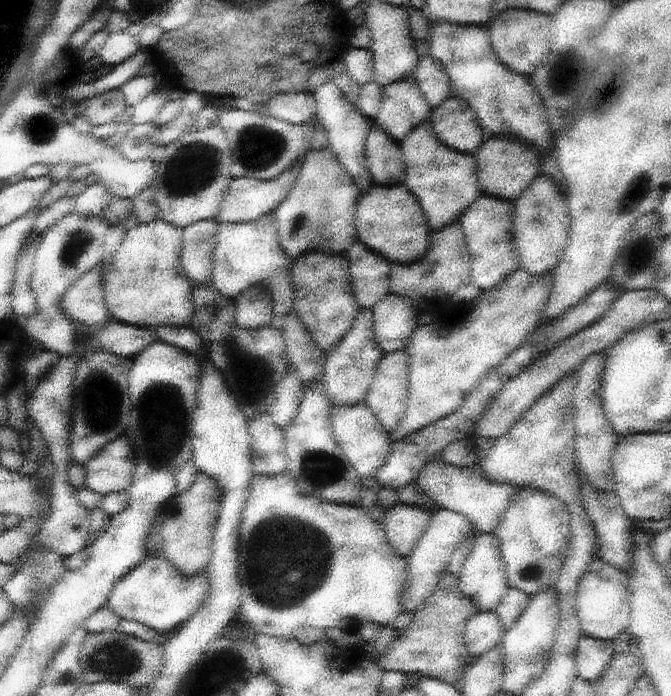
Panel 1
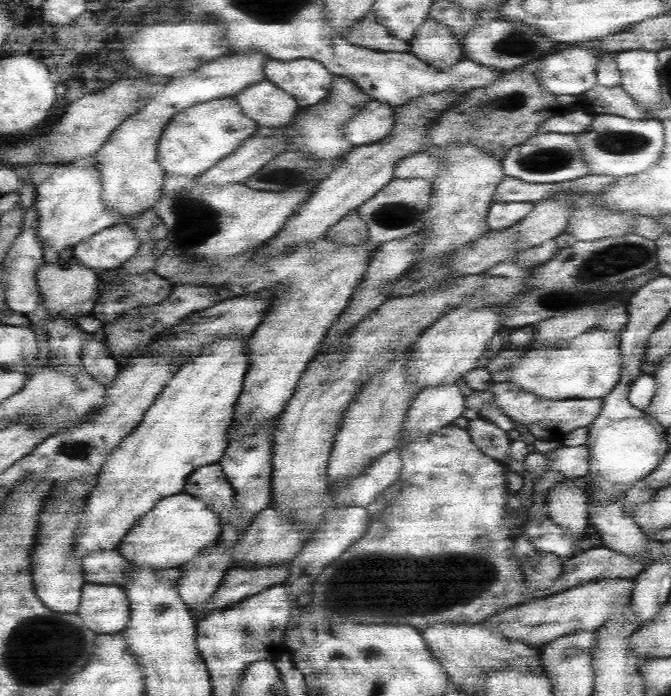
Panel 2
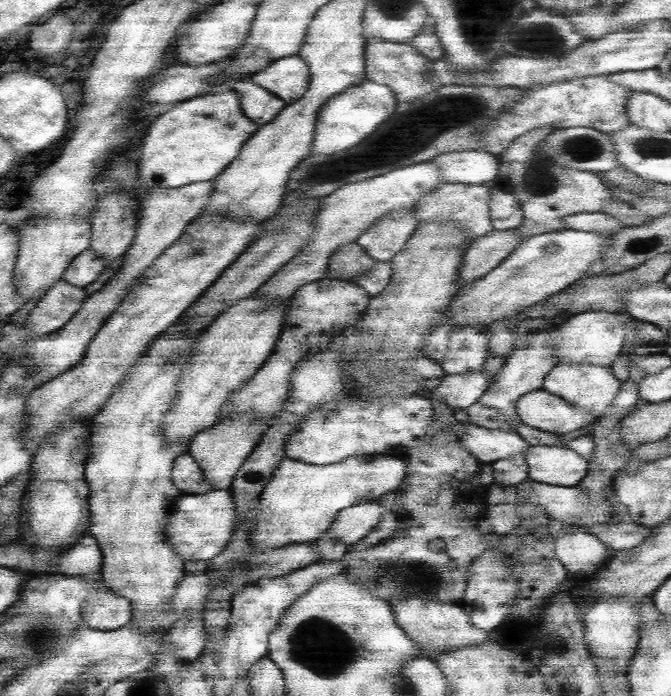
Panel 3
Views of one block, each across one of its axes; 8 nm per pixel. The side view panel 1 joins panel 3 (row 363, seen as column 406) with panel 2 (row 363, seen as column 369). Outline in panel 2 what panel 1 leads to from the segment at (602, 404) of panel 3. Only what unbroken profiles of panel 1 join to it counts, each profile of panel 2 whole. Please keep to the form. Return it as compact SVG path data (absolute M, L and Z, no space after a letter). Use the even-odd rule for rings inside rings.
M592 328L558 344L548 344L544 338L536 338L526 348L526 354L508 368L508 382L542 400L604 398L622 378L622 360L626 358L622 356L622 350L618 350L620 344L620 334L604 328Z

